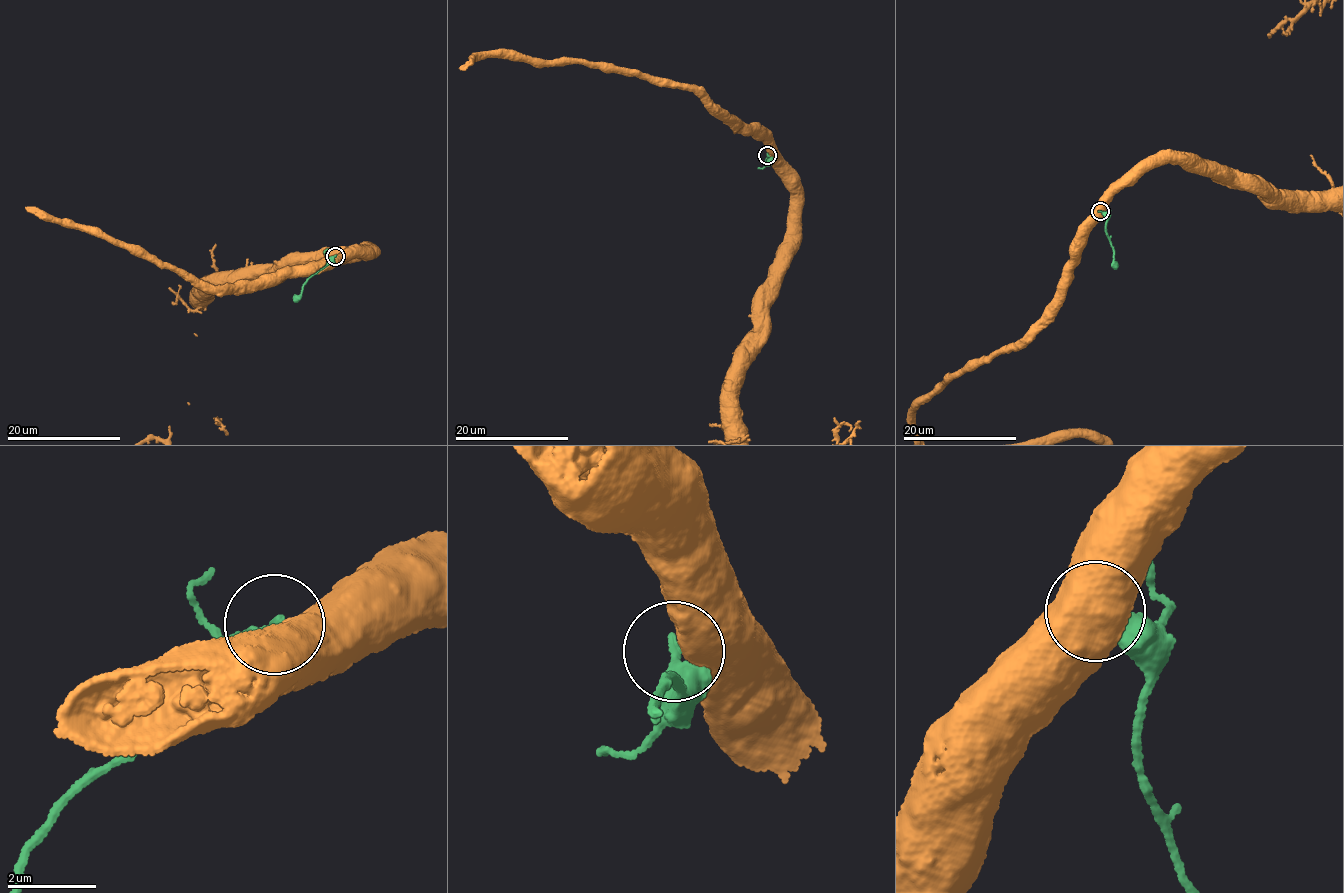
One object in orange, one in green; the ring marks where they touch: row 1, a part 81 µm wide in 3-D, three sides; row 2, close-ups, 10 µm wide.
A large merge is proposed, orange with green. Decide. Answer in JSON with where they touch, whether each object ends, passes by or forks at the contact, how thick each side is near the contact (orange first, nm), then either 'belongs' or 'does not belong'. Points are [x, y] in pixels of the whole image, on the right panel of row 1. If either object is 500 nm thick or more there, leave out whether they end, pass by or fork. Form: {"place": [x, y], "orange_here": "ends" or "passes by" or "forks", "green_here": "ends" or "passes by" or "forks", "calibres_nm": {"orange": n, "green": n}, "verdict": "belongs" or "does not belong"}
{"place": [1100, 211], "calibres_nm": {"orange": 700, "green": 380}, "verdict": "does not belong"}

